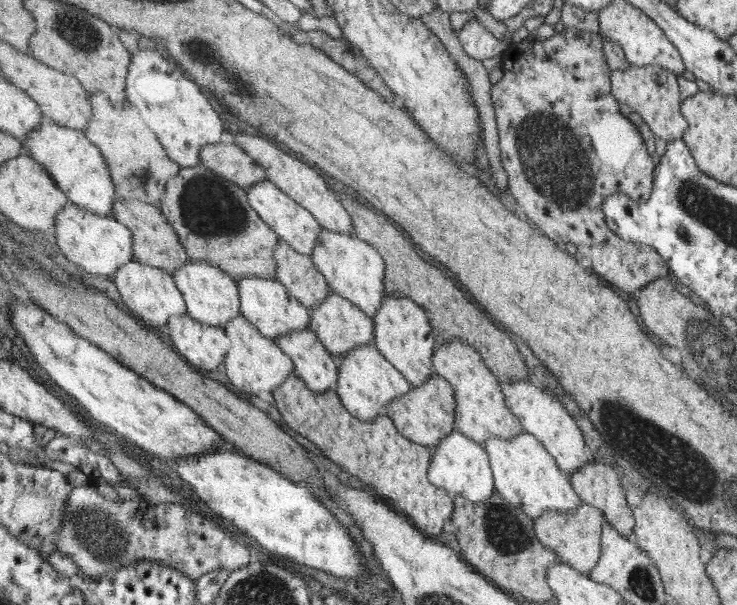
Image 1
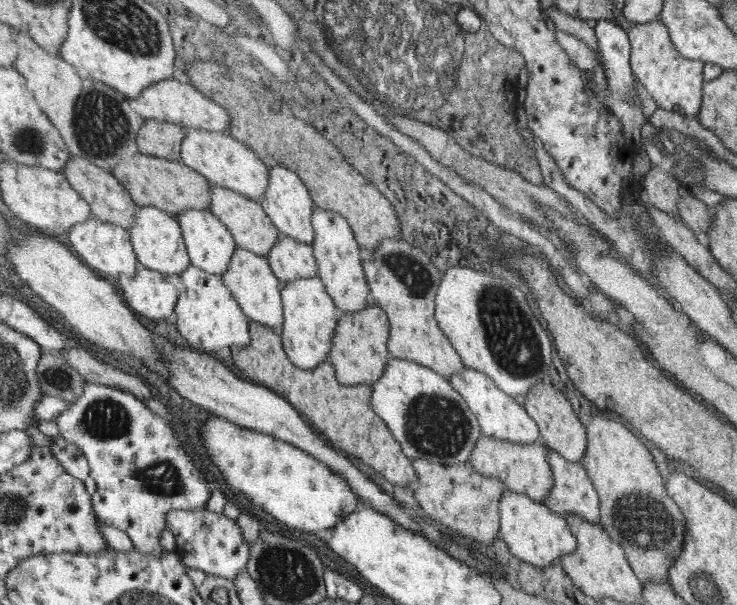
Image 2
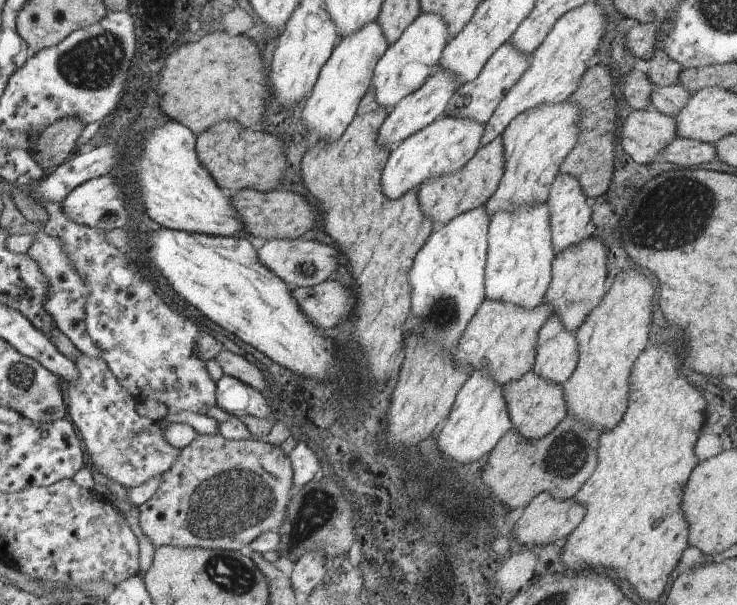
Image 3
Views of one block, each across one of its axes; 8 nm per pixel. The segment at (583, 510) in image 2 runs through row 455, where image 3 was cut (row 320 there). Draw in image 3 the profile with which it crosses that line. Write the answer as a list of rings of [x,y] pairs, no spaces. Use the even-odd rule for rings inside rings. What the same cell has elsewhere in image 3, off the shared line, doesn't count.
[[[556,313],[545,323],[537,344],[537,376],[563,385],[573,376],[580,357],[577,335],[578,330],[567,330]]]

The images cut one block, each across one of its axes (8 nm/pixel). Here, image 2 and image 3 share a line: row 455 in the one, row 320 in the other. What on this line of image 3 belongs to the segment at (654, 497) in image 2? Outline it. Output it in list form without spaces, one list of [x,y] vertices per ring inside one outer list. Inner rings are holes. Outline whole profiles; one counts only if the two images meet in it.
[[[630,269],[619,272],[601,304],[585,318],[585,322],[578,328],[579,364],[573,376],[564,384],[565,400],[567,400],[568,414],[581,418],[583,422],[595,426],[599,432],[613,430],[629,410],[631,398],[631,374],[636,365],[637,356],[644,352],[647,344],[647,332],[651,324],[651,300],[653,300],[653,286],[651,280],[637,270]]]

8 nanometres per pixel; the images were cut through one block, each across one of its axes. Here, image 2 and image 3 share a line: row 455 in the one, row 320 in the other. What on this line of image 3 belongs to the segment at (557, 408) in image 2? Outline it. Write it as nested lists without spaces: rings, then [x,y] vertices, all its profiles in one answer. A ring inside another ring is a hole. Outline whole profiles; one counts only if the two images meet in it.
[[[587,237],[581,244],[573,244],[567,250],[557,255],[553,261],[553,282],[549,286],[545,301],[555,306],[555,313],[567,330],[578,330],[583,325],[585,318],[593,309],[601,304],[608,293],[607,284],[607,249],[608,244],[603,244],[598,237]]]

